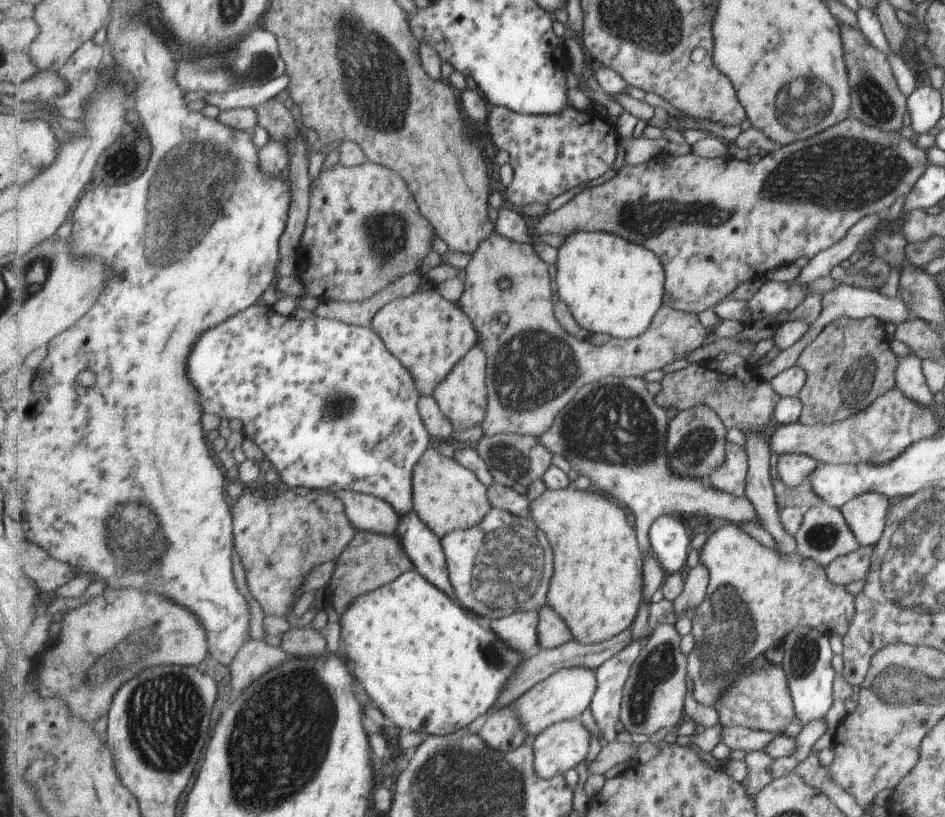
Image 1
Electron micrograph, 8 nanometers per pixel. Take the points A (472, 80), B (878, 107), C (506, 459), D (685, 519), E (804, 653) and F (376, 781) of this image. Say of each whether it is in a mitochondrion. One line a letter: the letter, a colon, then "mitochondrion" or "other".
A: other
B: mitochondrion
C: mitochondrion
D: other
E: mitochondrion
F: other

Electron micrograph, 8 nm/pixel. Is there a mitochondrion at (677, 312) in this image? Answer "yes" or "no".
no

